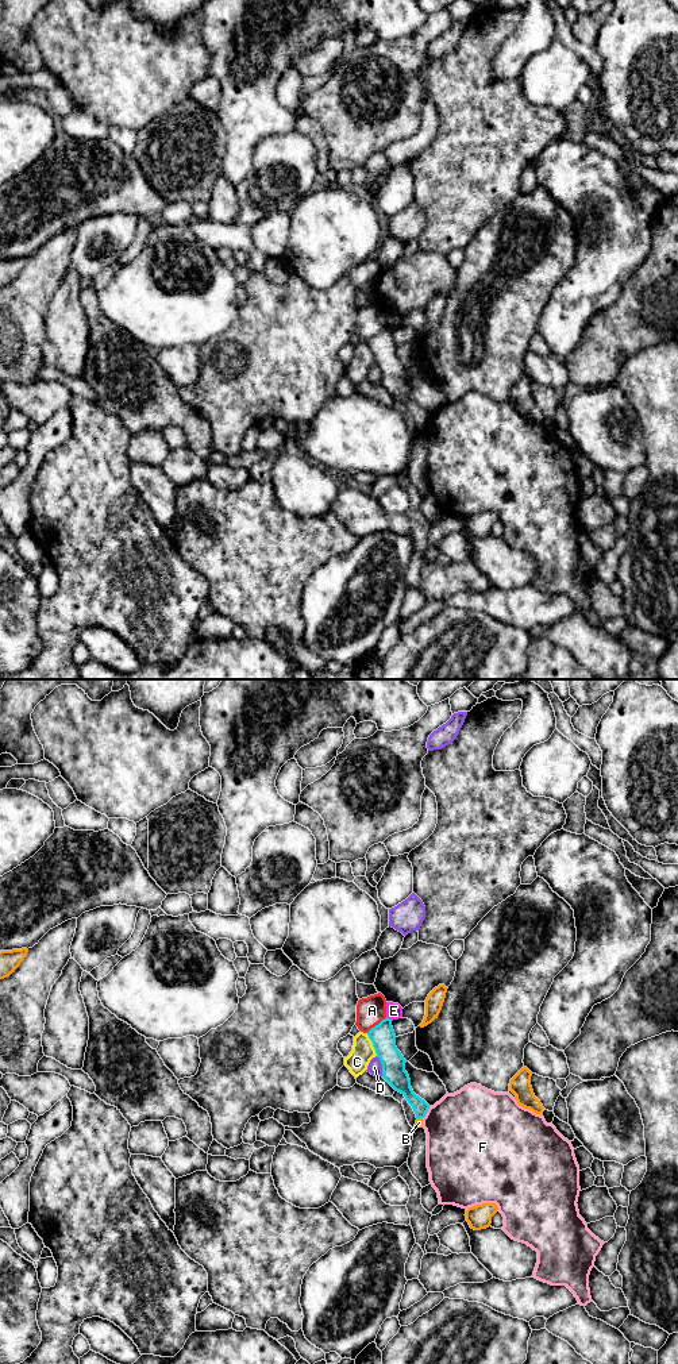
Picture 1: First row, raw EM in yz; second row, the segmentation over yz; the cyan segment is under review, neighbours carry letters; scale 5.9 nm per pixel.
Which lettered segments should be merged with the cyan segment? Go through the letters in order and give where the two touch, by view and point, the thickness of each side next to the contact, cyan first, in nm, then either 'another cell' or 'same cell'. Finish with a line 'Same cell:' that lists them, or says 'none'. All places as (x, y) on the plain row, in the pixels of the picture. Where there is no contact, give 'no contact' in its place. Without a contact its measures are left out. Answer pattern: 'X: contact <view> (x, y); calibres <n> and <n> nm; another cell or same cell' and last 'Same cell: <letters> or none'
A: contact yz (376, 334); calibres 150 and 170 nm; another cell
B: contact yz (420, 426); calibres 120 and 50 nm; another cell
C: contact yz (373, 353); calibres 150 and 140 nm; another cell
D: contact yz (382, 374); calibres 150 and 90 nm; another cell
E: contact yz (389, 327); calibres 150 and 100 nm; another cell
F: contact yz (426, 422); calibres 120 and 460 nm; another cell
Same cell: none

